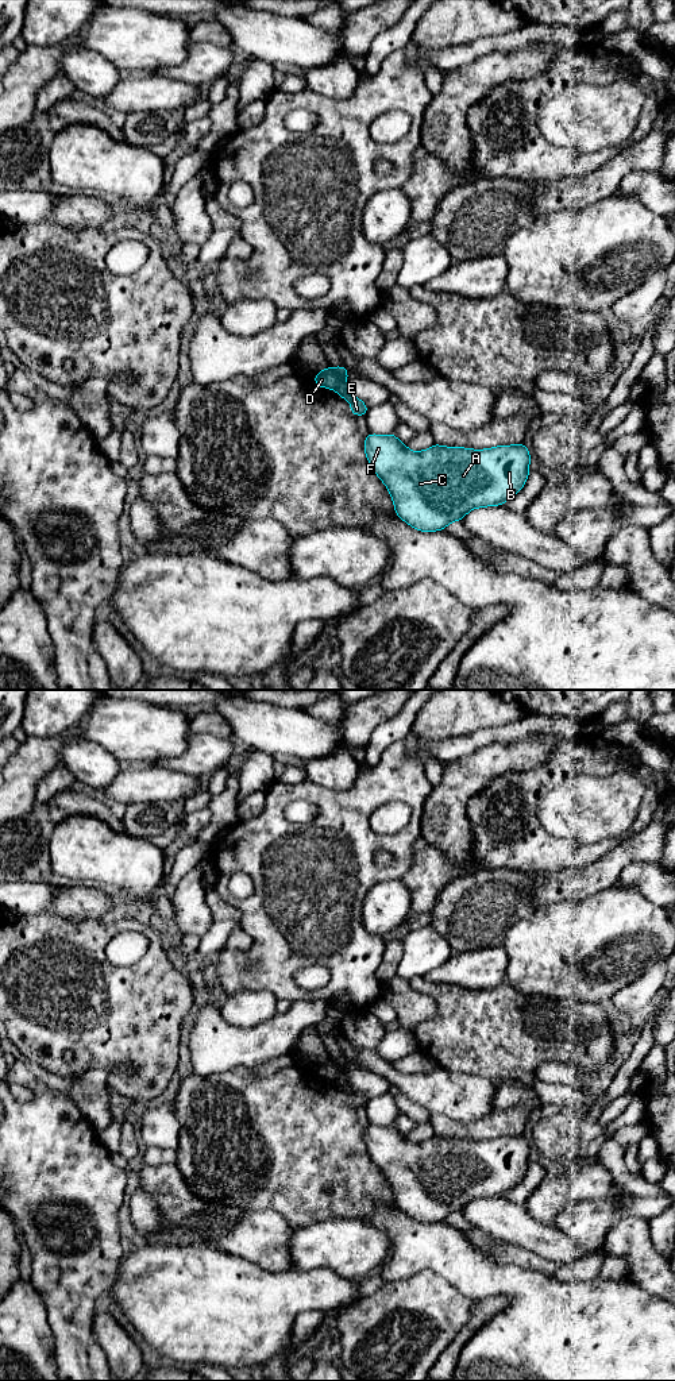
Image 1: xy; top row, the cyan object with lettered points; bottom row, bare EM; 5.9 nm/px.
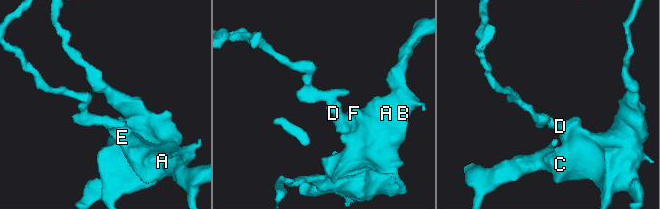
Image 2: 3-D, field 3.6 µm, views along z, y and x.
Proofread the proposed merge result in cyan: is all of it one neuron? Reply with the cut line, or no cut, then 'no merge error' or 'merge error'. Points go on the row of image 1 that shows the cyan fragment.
xy (331, 367), (338, 381), (335, 389) | merge error

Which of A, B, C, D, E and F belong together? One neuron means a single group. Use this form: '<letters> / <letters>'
A B C E F / D

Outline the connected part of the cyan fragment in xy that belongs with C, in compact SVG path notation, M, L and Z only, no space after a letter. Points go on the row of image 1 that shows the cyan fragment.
M369 433L364 454L373 471L390 491L396 514L421 532L443 531L470 510L504 505L518 493L529 474L531 454L522 444L486 450L444 447L413 452L393 435Z

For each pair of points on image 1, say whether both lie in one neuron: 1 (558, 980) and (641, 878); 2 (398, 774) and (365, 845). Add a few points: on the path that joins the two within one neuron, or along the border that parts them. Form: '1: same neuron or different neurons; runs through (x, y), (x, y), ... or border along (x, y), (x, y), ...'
1: different neurons; border along (618, 880), (636, 888), (659, 906)
2: same neuron; runs through (381, 791), (362, 810), (362, 828)

